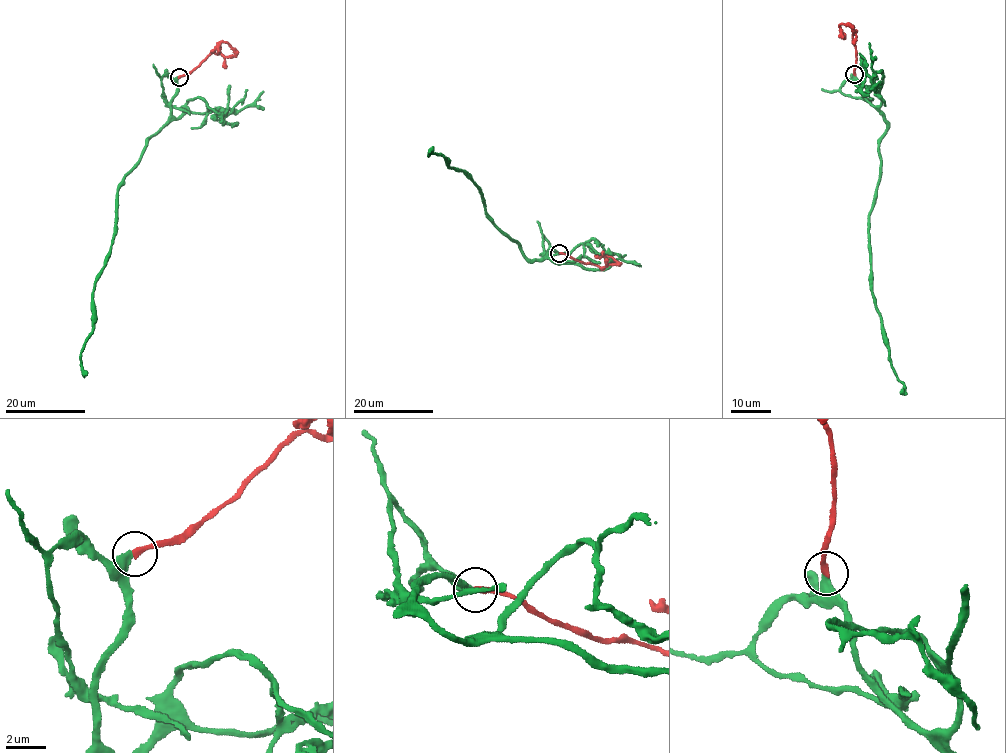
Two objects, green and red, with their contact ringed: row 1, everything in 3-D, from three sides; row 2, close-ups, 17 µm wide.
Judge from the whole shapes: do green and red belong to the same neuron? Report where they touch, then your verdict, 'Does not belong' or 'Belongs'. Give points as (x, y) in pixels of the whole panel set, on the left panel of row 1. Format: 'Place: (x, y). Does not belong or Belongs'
Place: (179, 77). Belongs

